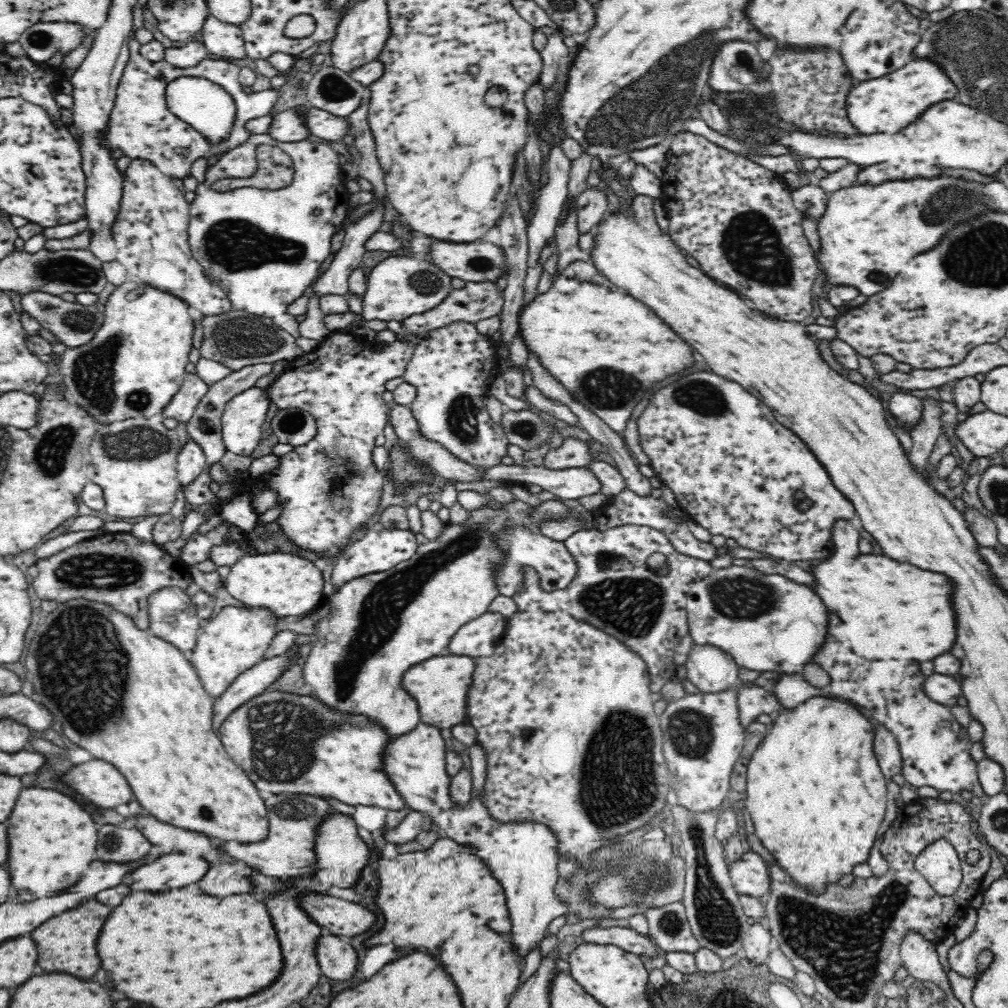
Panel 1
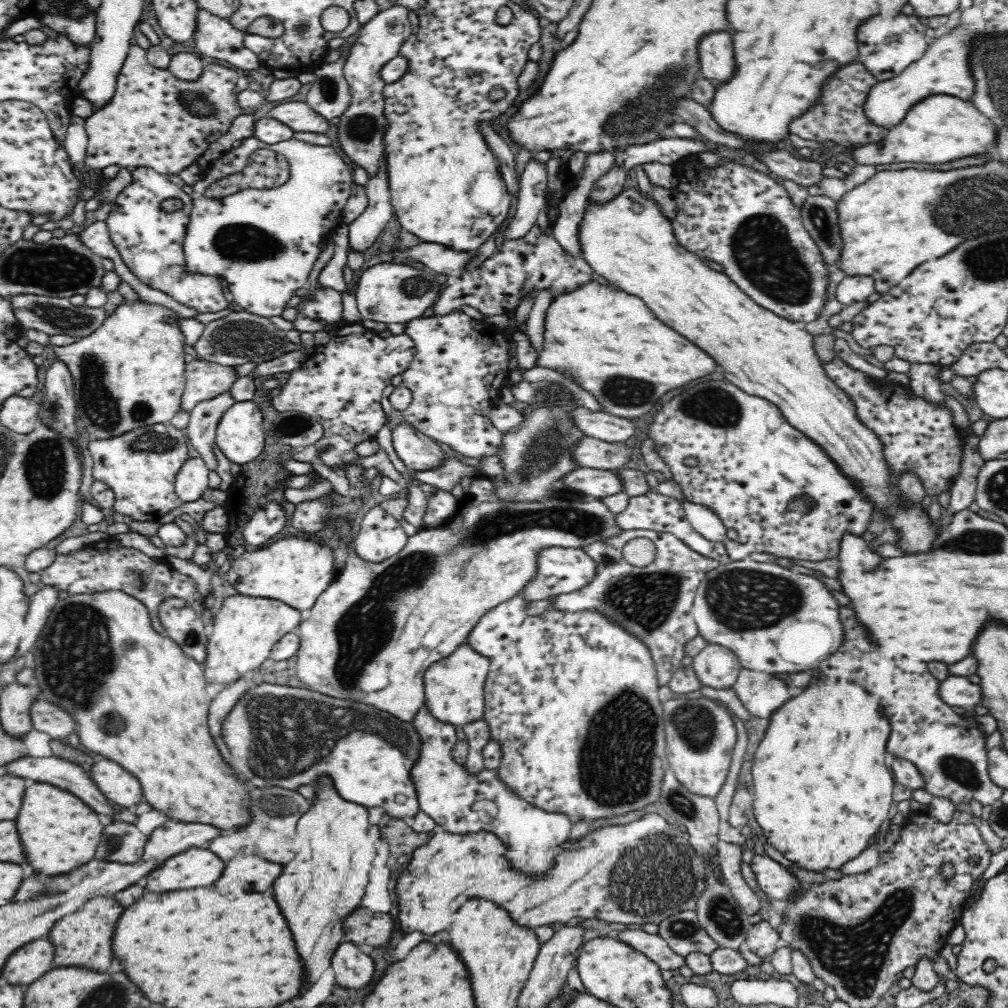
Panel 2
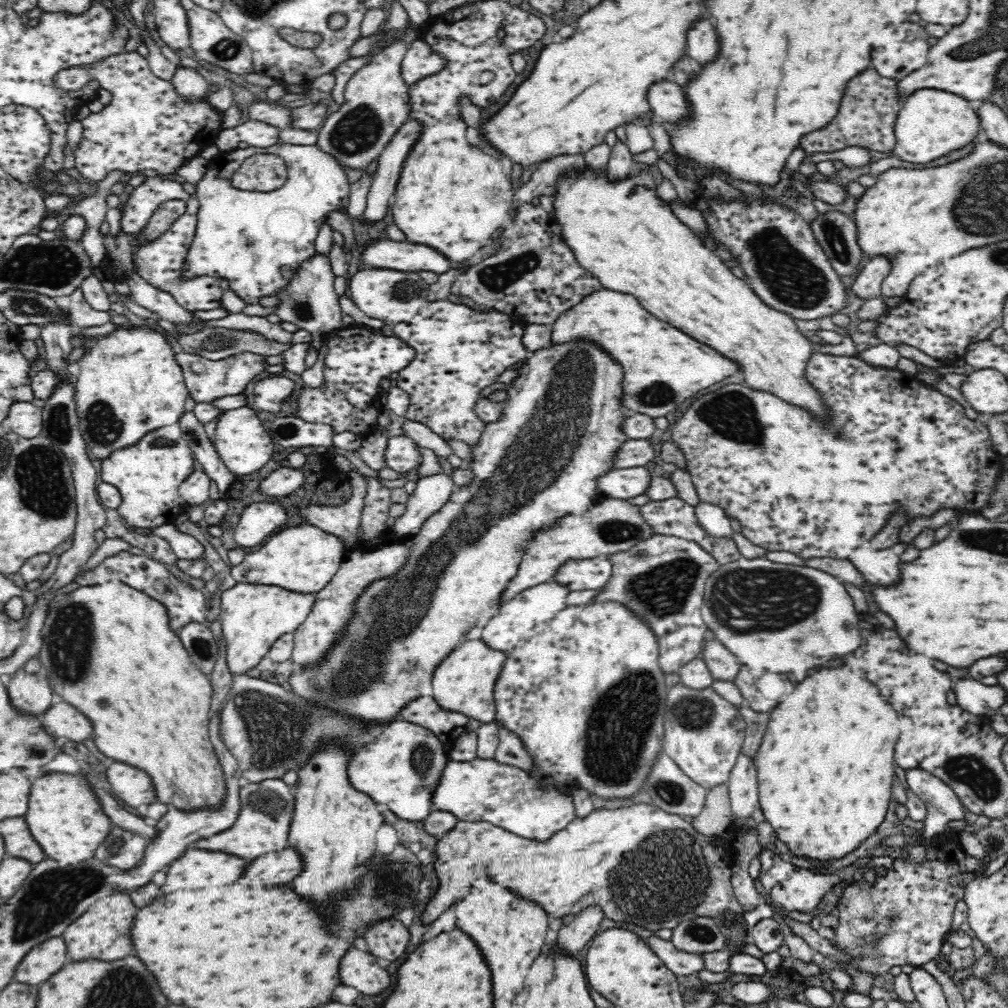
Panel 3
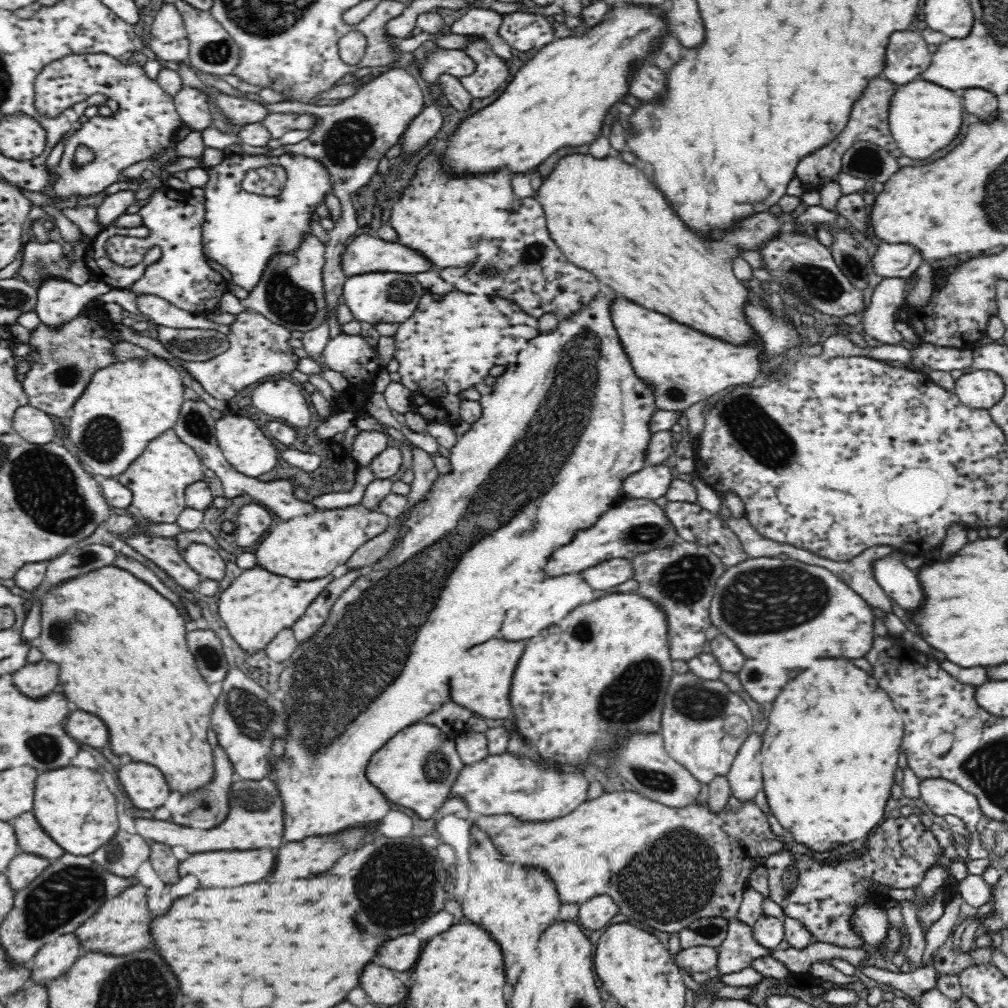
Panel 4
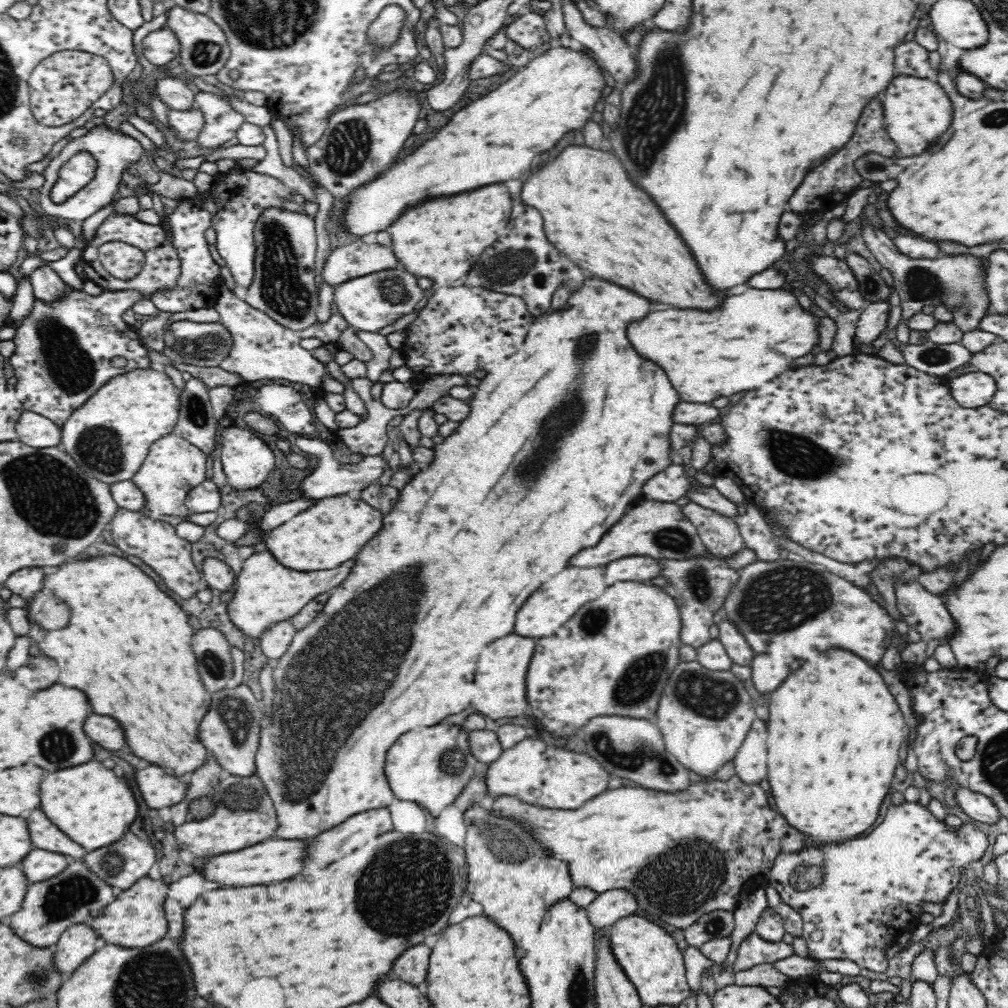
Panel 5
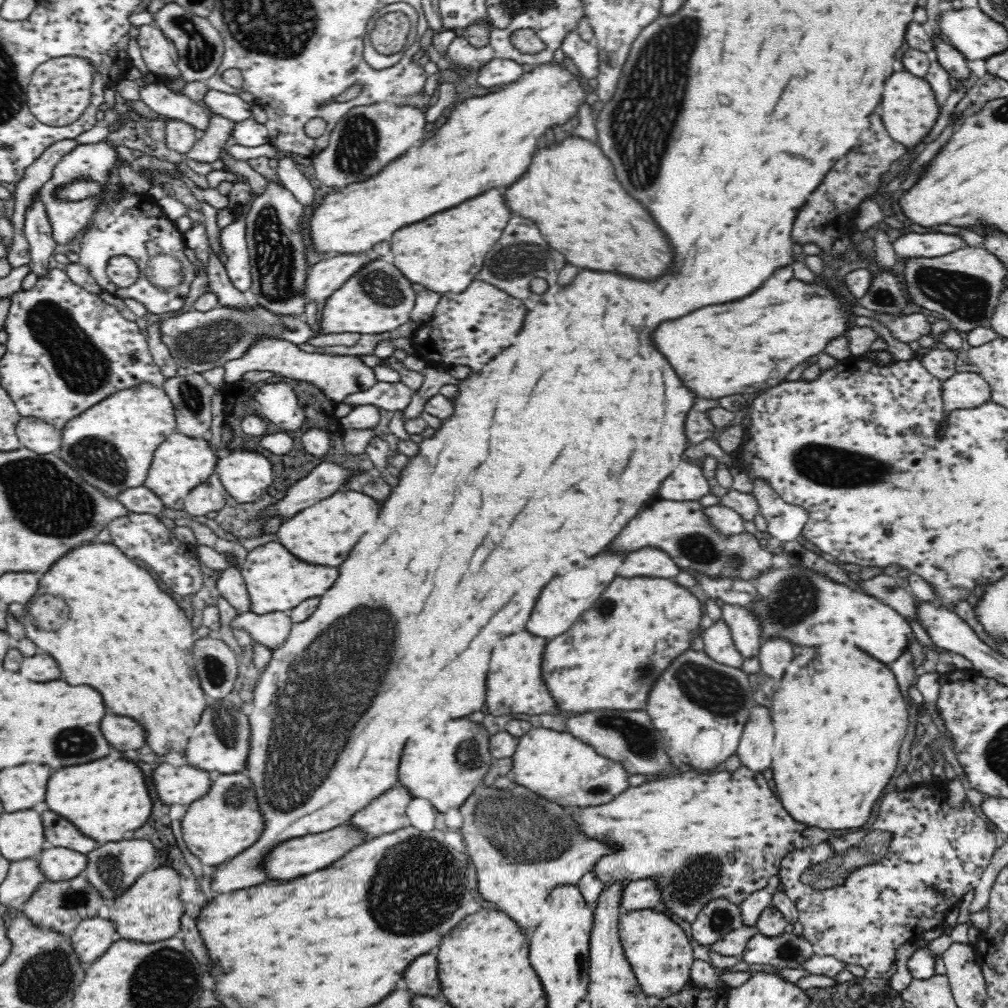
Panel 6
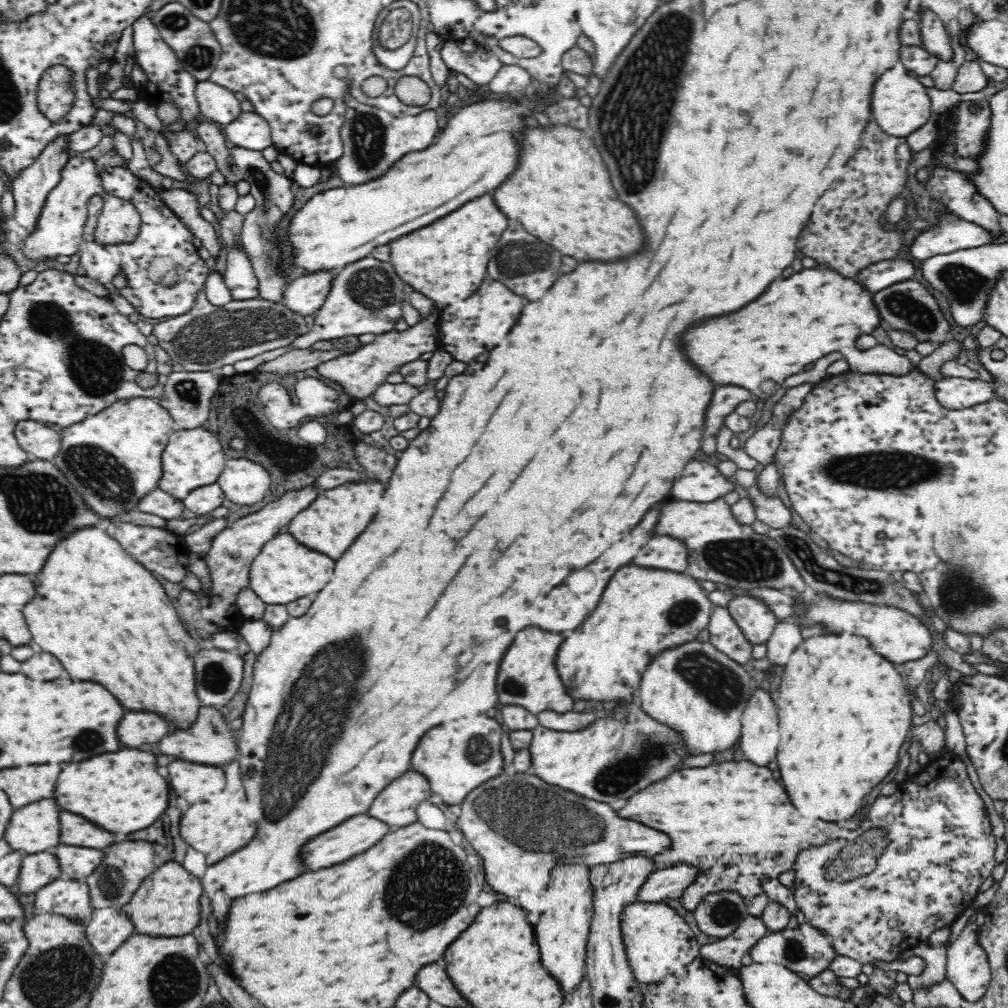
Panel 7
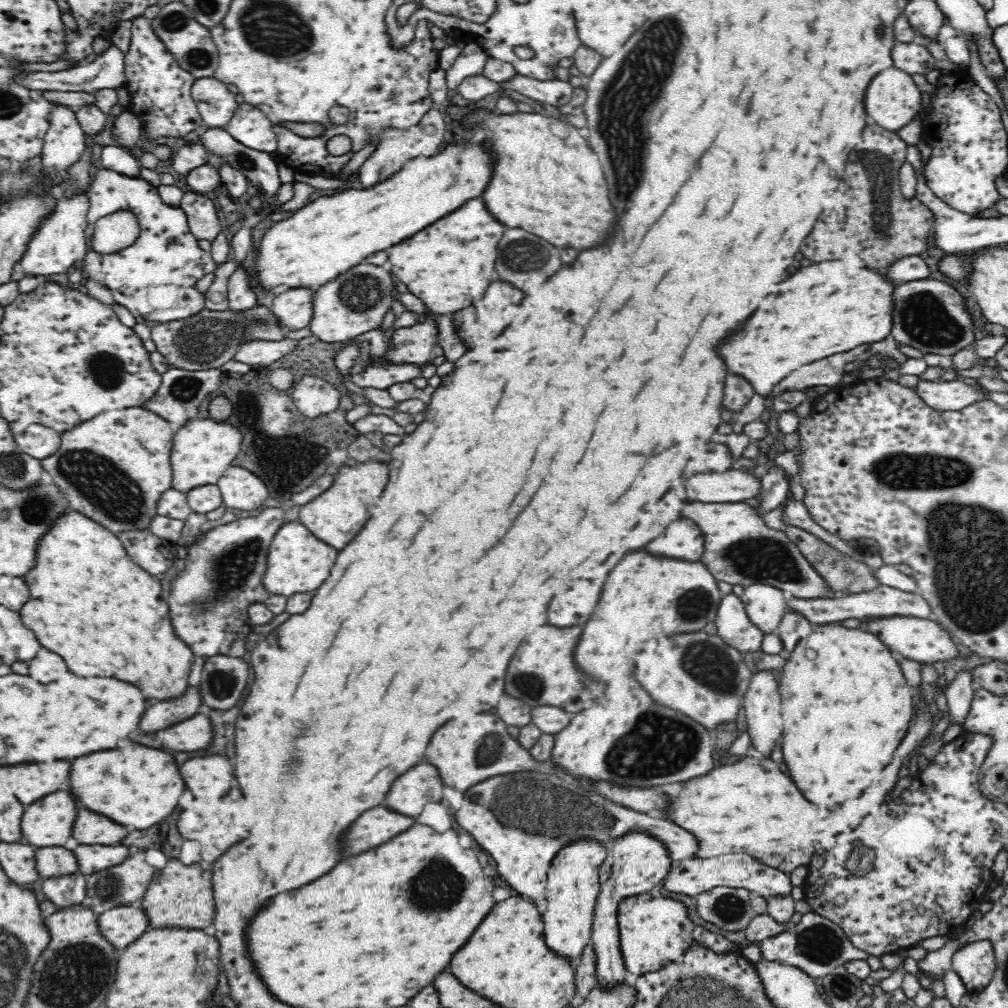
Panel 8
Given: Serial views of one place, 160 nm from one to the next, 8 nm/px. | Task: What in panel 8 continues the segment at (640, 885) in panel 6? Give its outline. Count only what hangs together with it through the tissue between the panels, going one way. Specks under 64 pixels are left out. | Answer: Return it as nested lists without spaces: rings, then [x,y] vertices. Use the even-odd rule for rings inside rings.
[[[734,853],[729,855],[718,855],[706,860],[700,858],[686,858],[672,862],[672,867],[666,878],[659,885],[668,892],[686,894],[696,897],[701,892],[706,892],[714,886],[729,886],[730,888],[745,888],[753,895],[764,898],[773,896],[788,896],[793,888],[789,875],[780,870],[771,868],[757,862],[752,855],[746,853]]]

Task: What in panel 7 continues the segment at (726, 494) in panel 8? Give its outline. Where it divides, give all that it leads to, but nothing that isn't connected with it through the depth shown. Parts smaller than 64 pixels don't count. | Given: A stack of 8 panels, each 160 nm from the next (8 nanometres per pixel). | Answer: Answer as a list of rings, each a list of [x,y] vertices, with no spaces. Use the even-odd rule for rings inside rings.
[[[694,461],[686,464],[686,468],[676,474],[672,496],[688,502],[712,502],[732,490],[734,484],[728,477],[720,475],[712,463]]]

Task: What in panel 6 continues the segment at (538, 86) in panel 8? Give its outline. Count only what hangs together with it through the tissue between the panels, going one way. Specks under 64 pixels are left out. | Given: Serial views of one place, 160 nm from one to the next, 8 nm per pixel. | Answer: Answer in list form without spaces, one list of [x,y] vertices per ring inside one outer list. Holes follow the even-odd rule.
[[[492,58],[490,62],[486,62],[484,66],[480,66],[476,70],[476,80],[482,86],[490,88],[490,86],[504,87],[512,82],[516,82],[524,73],[522,65],[514,60],[504,58]]]

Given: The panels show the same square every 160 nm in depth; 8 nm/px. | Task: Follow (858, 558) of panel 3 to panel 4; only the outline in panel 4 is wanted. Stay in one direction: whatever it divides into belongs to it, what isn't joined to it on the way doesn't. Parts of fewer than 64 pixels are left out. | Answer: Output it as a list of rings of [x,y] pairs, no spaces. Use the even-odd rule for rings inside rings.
[[[893,549],[888,556],[872,562],[872,574],[884,592],[900,604],[904,610],[912,612],[922,604],[922,590],[916,578],[916,570],[906,567],[903,561],[905,554]]]

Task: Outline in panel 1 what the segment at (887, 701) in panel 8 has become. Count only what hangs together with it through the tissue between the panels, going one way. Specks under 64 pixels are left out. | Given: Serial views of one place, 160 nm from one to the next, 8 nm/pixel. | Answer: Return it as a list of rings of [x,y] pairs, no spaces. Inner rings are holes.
[[[820,695],[818,698],[812,697],[808,702],[800,703],[796,708],[786,709],[782,712],[770,726],[769,734],[763,738],[758,749],[752,754],[752,759],[748,764],[748,796],[744,800],[744,808],[750,815],[756,836],[758,836],[766,850],[772,854],[779,868],[782,868],[798,887],[802,887],[808,893],[813,895],[823,893],[829,884],[836,884],[844,876],[852,874],[854,866],[866,863],[868,856],[875,850],[878,842],[876,841],[878,826],[882,824],[886,814],[888,802],[886,783],[888,781],[884,778],[884,774],[878,766],[878,760],[874,756],[873,738],[872,723],[868,720],[868,714],[864,711],[864,706],[857,706],[852,702],[846,702],[846,700],[840,702],[840,700],[832,700],[828,696],[824,698]]]

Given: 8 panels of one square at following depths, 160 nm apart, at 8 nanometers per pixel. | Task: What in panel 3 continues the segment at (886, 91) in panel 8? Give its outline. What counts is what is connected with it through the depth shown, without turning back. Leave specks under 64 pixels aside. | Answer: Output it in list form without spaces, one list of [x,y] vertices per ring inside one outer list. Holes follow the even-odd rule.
[[[935,88],[913,92],[908,100],[902,102],[895,122],[893,156],[914,164],[926,164],[946,156],[952,150],[964,148],[978,136],[980,130],[979,116],[974,109],[970,108],[970,102],[964,100],[964,97],[951,92]]]

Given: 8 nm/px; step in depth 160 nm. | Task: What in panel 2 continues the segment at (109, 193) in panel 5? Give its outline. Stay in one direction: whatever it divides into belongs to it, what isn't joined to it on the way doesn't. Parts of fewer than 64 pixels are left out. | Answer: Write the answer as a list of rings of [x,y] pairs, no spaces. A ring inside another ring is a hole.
[[[132,44],[128,58],[122,65],[114,96],[107,105],[98,109],[95,113],[85,119],[85,131],[88,135],[88,144],[85,163],[90,170],[103,170],[110,164],[119,167],[146,166],[163,175],[178,174],[192,163],[196,163],[199,156],[206,152],[211,143],[216,142],[223,134],[229,131],[237,116],[246,113],[246,110],[238,101],[239,92],[236,91],[236,82],[240,73],[237,70],[209,63],[204,66],[198,80],[180,80],[166,68],[156,68],[147,62],[147,50],[138,44]],[[189,90],[197,92],[199,96],[205,96],[215,113],[207,117],[192,115],[178,99],[178,94]]]

